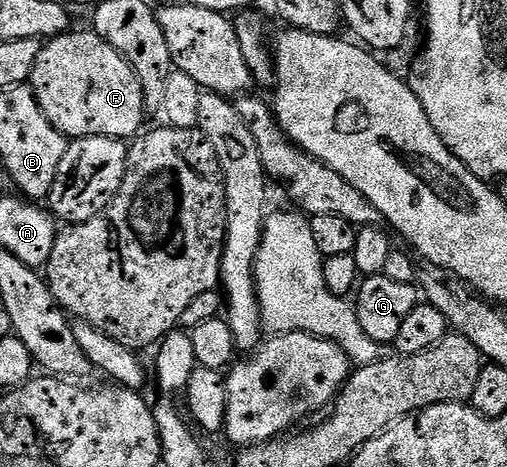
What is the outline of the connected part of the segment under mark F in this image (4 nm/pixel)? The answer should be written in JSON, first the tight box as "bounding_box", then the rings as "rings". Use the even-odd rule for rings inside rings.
{"bounding_box":[28,33,148,140],"rings":[[[74,33],[49,39],[36,56],[28,85],[34,90],[44,116],[70,140],[133,139],[143,129],[142,117],[148,114],[136,72],[99,34]]]}

